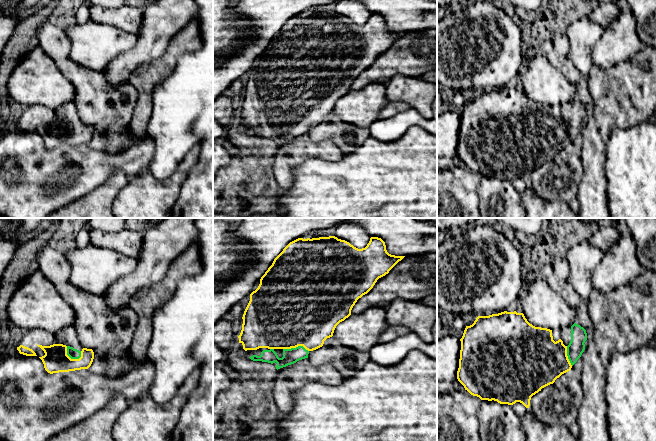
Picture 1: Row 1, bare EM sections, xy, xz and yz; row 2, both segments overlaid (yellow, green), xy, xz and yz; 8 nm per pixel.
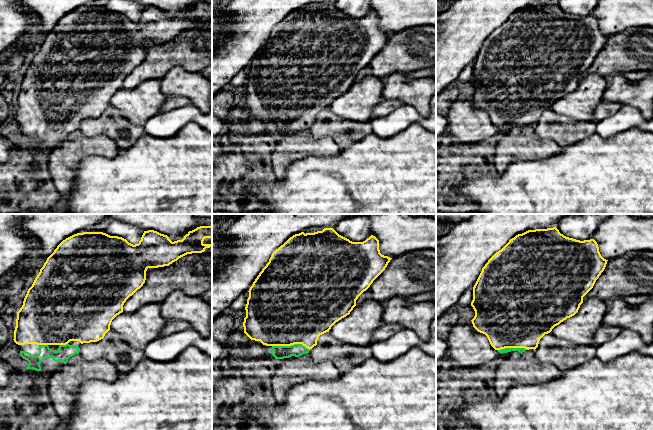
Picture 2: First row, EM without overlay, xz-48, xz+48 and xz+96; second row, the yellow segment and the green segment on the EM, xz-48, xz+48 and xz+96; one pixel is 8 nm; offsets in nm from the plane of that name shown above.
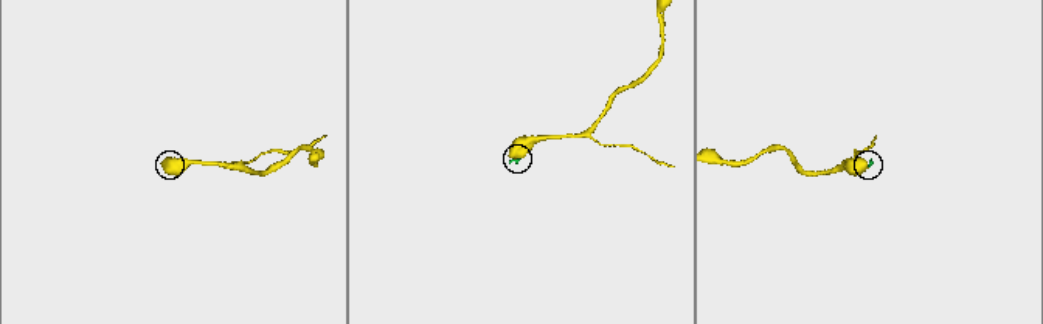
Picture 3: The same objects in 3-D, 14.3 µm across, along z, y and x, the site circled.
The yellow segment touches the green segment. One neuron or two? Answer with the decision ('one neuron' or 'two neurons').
one neuron

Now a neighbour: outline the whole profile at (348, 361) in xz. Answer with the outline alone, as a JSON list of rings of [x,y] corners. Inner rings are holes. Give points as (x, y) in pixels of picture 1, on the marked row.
[[[322,346],[309,351],[308,360],[315,367],[329,363],[333,365],[344,378],[351,377],[361,370],[370,360],[369,352],[359,352],[345,346]]]

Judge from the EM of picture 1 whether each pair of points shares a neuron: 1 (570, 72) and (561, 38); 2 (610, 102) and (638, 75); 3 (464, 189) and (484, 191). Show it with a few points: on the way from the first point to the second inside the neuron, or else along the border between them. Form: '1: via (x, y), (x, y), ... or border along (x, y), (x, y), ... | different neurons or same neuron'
1: via (564, 64), (561, 61), (561, 46) | same neuron
2: via (617, 96), (631, 82) | same neuron
3: border along (482, 176), (477, 189), (477, 207) | different neurons

